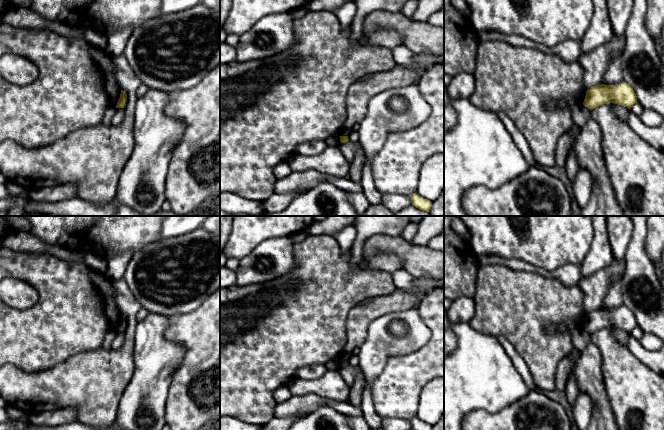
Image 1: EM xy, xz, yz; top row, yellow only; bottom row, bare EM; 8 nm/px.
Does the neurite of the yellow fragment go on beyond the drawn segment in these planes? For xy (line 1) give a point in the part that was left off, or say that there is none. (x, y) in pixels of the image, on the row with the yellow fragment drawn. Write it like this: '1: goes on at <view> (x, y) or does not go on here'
1: does not go on here

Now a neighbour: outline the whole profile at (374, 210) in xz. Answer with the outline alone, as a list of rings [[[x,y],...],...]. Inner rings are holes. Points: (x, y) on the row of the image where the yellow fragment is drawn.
[[[378,204],[370,205],[369,208],[359,216],[394,216],[394,213],[391,212],[387,207]]]

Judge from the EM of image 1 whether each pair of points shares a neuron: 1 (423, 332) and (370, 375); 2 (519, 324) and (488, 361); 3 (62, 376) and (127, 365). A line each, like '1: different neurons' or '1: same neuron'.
1: same neuron
2: different neurons
3: same neuron

